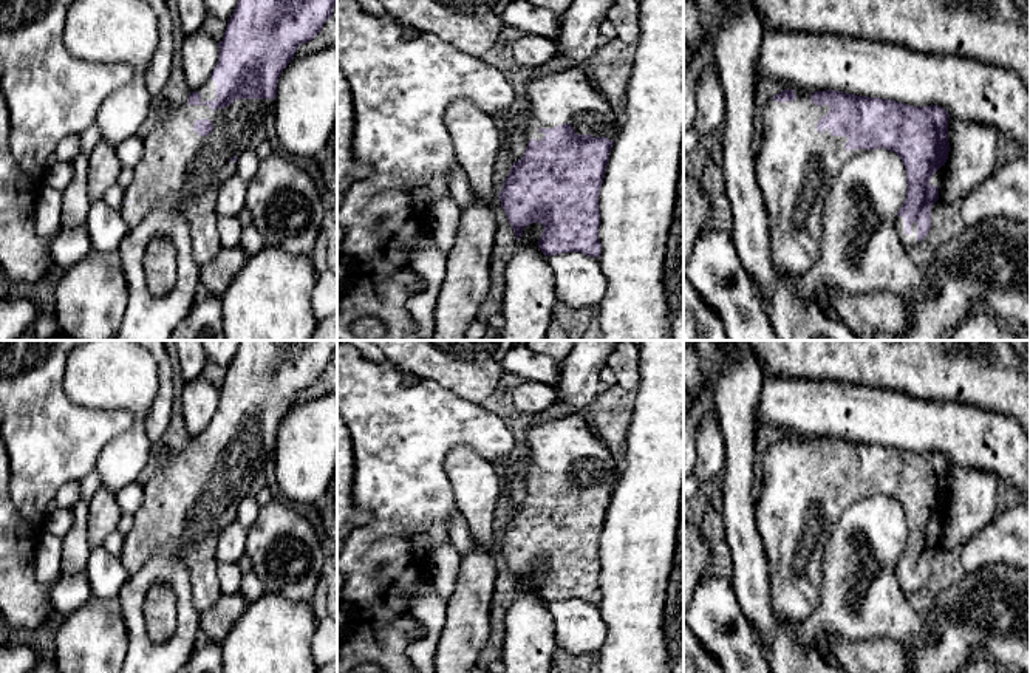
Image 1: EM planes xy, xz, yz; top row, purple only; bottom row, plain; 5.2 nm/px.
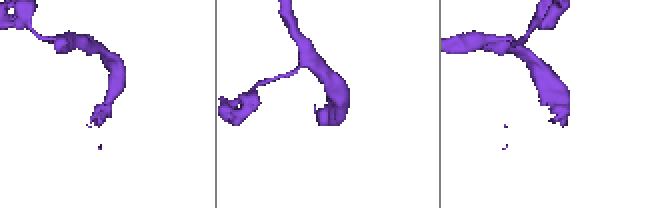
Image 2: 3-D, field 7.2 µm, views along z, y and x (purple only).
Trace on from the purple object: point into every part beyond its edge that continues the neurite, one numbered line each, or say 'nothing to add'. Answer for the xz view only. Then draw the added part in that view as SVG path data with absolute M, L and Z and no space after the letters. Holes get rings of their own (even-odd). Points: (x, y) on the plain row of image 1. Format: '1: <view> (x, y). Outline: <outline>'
1: xz (560, 444). Outline: M578 415L530 427L523 446L529 458L526 489L543 486L546 481L541 475L561 470L571 470L577 481L605 483L611 487L620 475L609 449Z

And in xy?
1: xy (177, 509). Outline: M209 425L193 438L201 441L201 452L189 452L187 446L164 463L162 470L144 486L142 504L133 515L133 524L124 538L119 559L127 576L135 576L158 548L169 545L179 548L187 563L192 600L201 614L221 596L215 549L218 535L237 518L237 509L232 509L230 504L240 504L249 494L254 478L274 453L274 446L235 446L230 452L212 458L204 449L217 446L215 427ZM198 466L212 469L213 477L207 483L193 477Z

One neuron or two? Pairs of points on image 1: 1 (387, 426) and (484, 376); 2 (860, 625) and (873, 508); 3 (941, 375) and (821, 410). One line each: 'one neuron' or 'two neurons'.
1: two neurons
2: one neuron
3: two neurons

